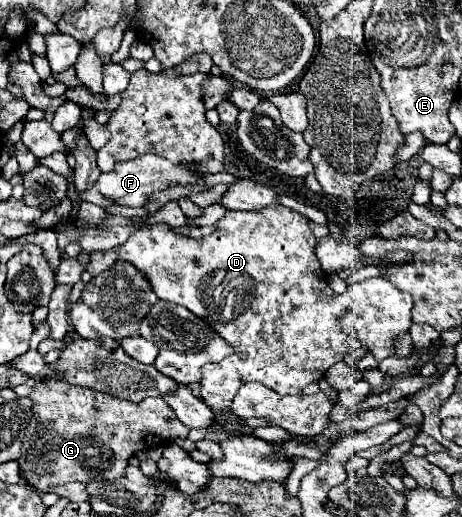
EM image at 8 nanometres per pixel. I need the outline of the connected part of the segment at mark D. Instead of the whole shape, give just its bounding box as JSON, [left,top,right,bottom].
[88,205,412,431]

